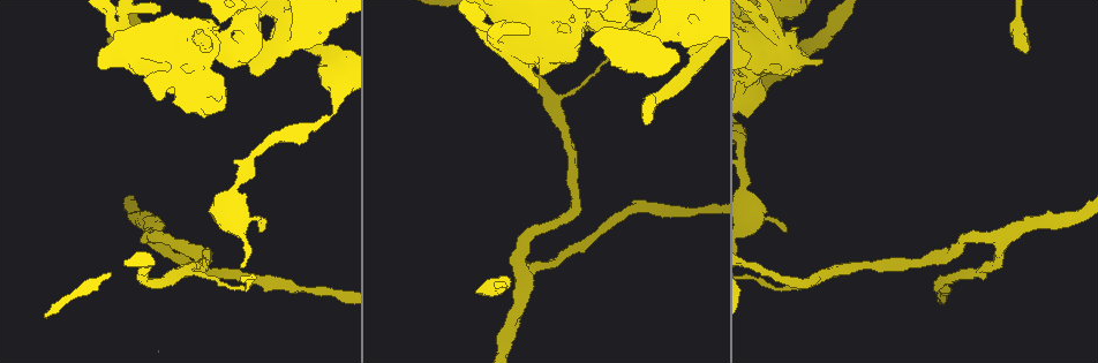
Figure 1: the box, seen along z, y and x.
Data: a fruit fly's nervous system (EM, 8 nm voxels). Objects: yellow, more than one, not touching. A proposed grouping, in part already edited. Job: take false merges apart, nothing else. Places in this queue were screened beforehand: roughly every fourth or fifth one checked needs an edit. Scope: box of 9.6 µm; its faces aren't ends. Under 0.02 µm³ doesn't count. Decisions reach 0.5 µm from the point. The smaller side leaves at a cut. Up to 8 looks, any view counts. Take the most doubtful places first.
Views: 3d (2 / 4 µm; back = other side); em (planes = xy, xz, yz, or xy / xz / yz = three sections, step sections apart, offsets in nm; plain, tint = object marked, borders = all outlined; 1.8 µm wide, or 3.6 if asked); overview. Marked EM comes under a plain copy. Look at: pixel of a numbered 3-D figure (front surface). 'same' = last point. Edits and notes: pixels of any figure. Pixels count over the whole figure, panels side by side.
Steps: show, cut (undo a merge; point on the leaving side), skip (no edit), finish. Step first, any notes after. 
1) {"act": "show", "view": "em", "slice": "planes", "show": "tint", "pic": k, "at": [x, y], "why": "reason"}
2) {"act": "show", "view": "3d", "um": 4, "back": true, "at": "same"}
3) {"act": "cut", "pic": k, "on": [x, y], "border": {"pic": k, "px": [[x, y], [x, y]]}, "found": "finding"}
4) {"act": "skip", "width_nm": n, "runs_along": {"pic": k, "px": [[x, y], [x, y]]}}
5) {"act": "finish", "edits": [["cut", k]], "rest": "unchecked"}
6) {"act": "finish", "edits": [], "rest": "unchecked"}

{"act": "show", "view": "3d", "um": 4, "back": true, "pic": 1, "at": [566, 30], "why": "sharp bend"}

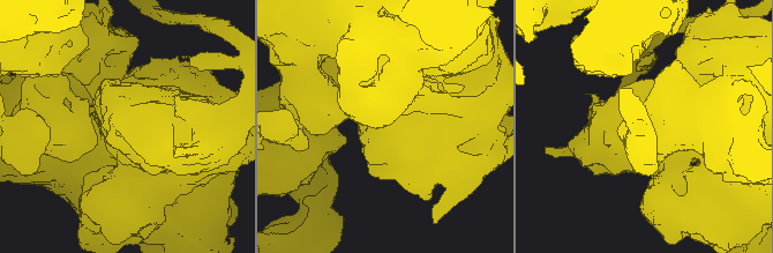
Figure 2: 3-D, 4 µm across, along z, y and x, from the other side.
{"act": "show", "view": "em", "um": 3.6, "slice": "planes", "show": "tint", "at": "same"}

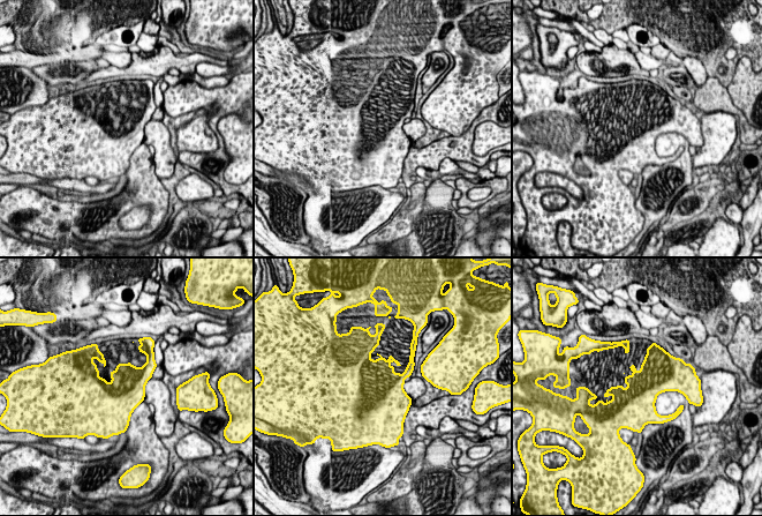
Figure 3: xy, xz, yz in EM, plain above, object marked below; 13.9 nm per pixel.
{"act": "skip", "found": "continuous, no second cell"}

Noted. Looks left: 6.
{"act": "show", "view": "3d", "um": 4, "pic": 1, "at": [500, 46], "why": "sharp bend"}

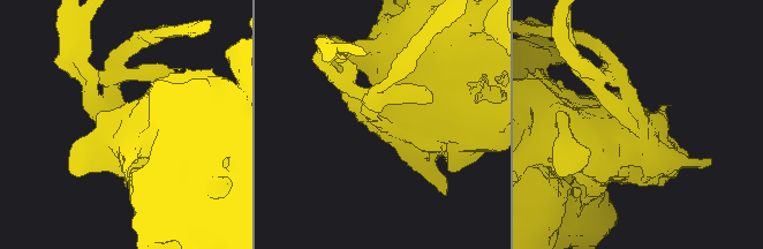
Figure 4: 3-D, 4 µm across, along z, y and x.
{"act": "show", "view": "em", "slice": "planes", "show": "tint", "pic": 4, "at": [384, 124]}

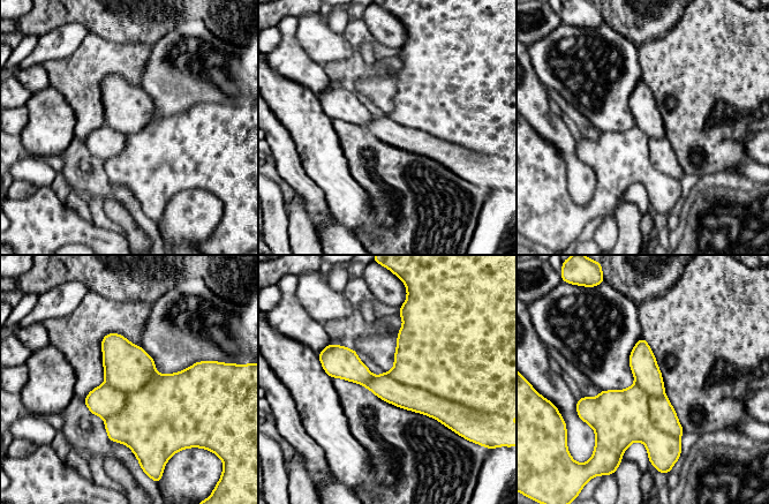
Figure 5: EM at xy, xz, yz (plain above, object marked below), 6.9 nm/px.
{"act": "cut", "pic": 5, "on": [449, 413], "width_nm": 340, "border": {"pic": 5, "px": [[383, 374], [465, 406]]}, "found": "two cells meet here"}

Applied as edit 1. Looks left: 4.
{"act": "show", "view": "overview", "why": "see it whole again"}

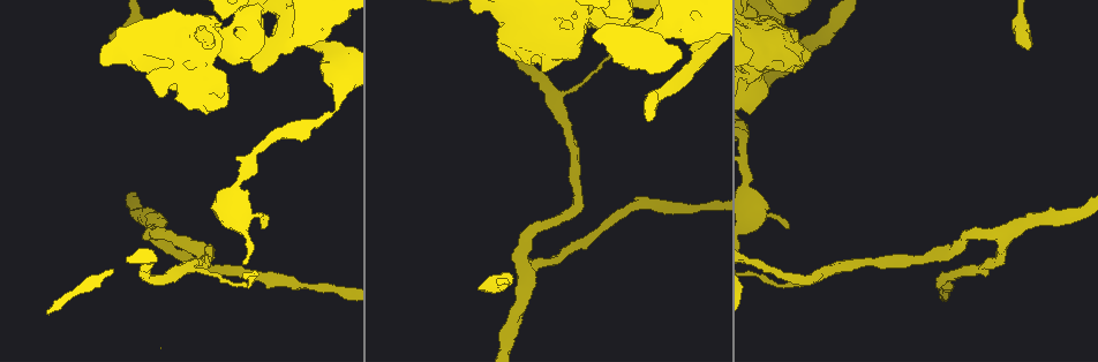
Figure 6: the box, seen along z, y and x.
{"act": "show", "view": "3d", "um": 4, "pic": 6, "at": [686, 27], "why": "calibre changes"}

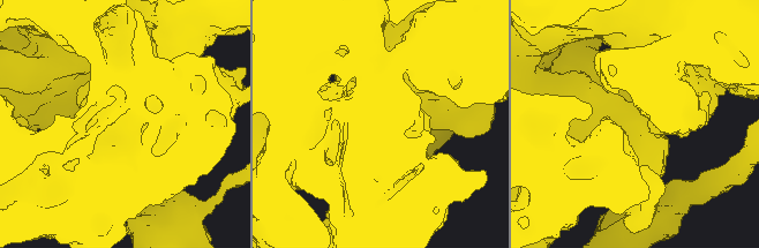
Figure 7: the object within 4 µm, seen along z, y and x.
{"act": "show", "view": "em", "slice": "xz", "step": 4, "show": "tint", "at": "same", "why": "shape alone is not enough"}

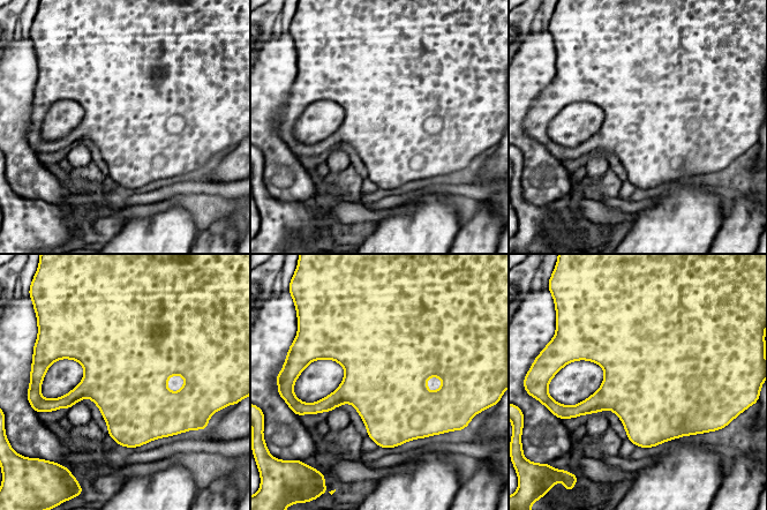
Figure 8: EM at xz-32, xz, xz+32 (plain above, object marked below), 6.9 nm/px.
{"act": "show", "view": "em", "slice": "planes", "show": "tint", "at": "same"}

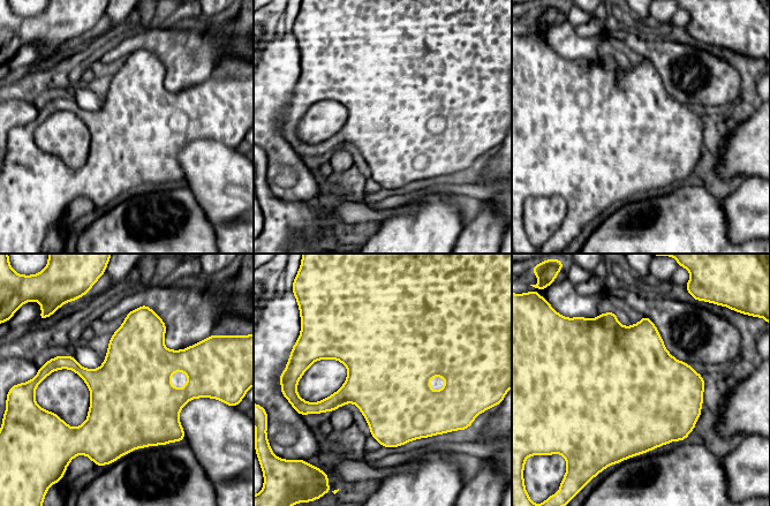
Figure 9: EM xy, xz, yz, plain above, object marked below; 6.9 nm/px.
{"act": "skip", "found": "all the same cell"}

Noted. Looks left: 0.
{"act": "finish", "edits": [["cut", 5]], "rest": "unchecked"}

